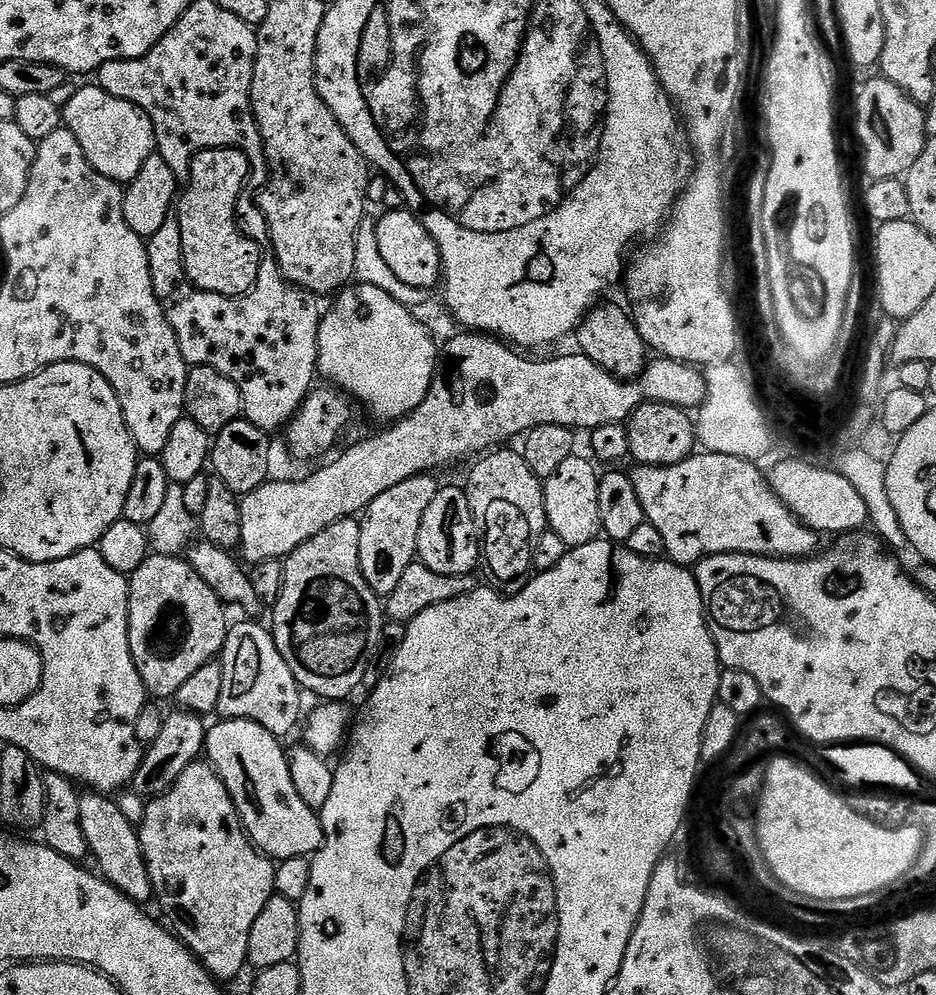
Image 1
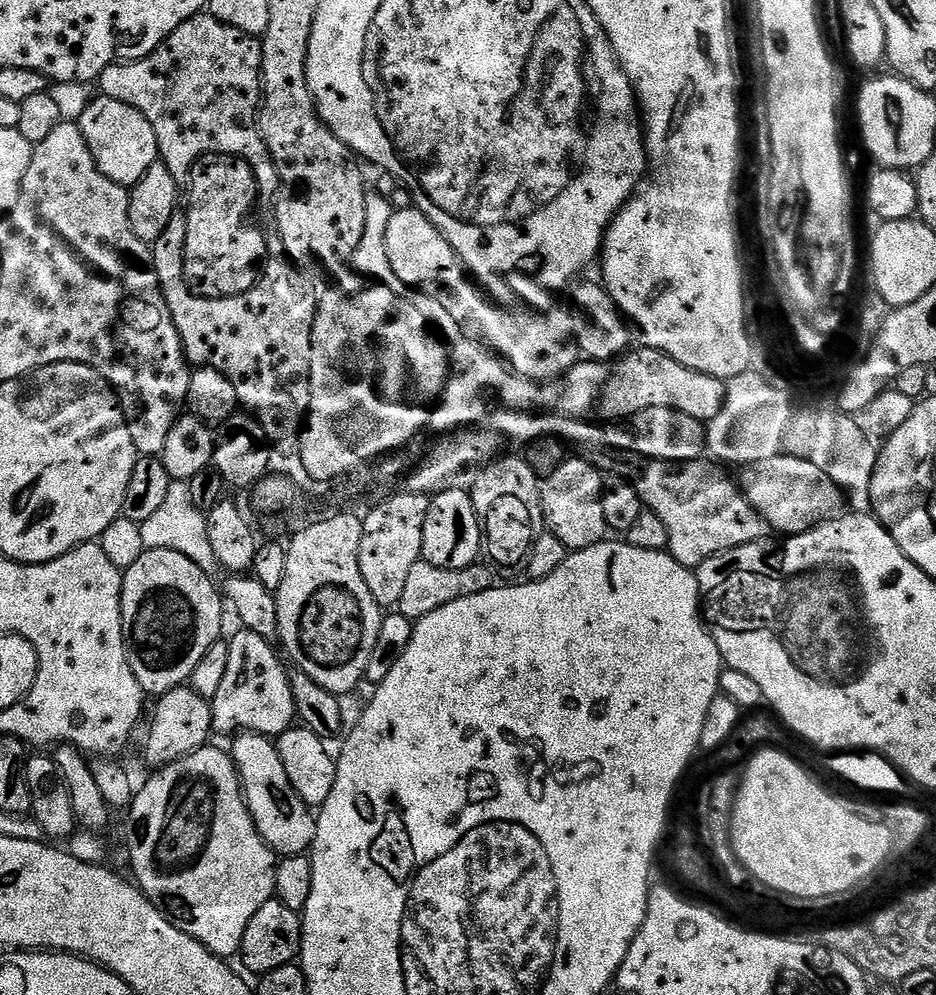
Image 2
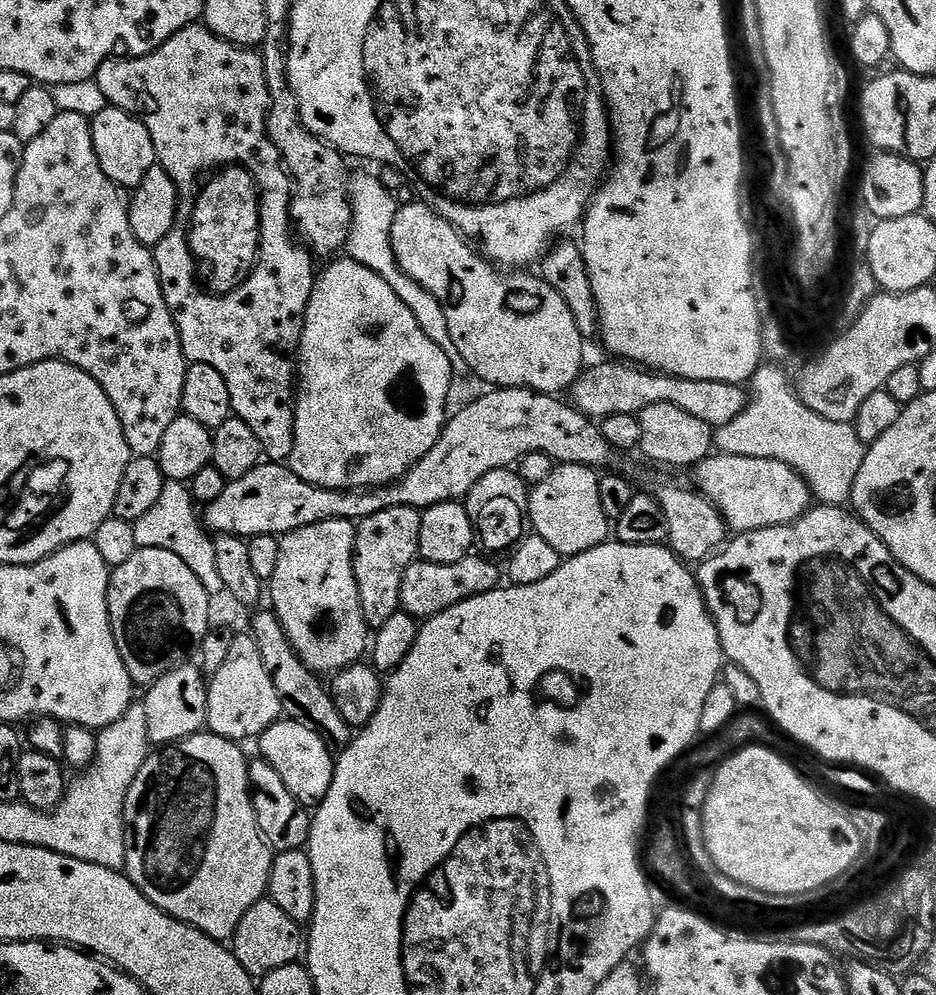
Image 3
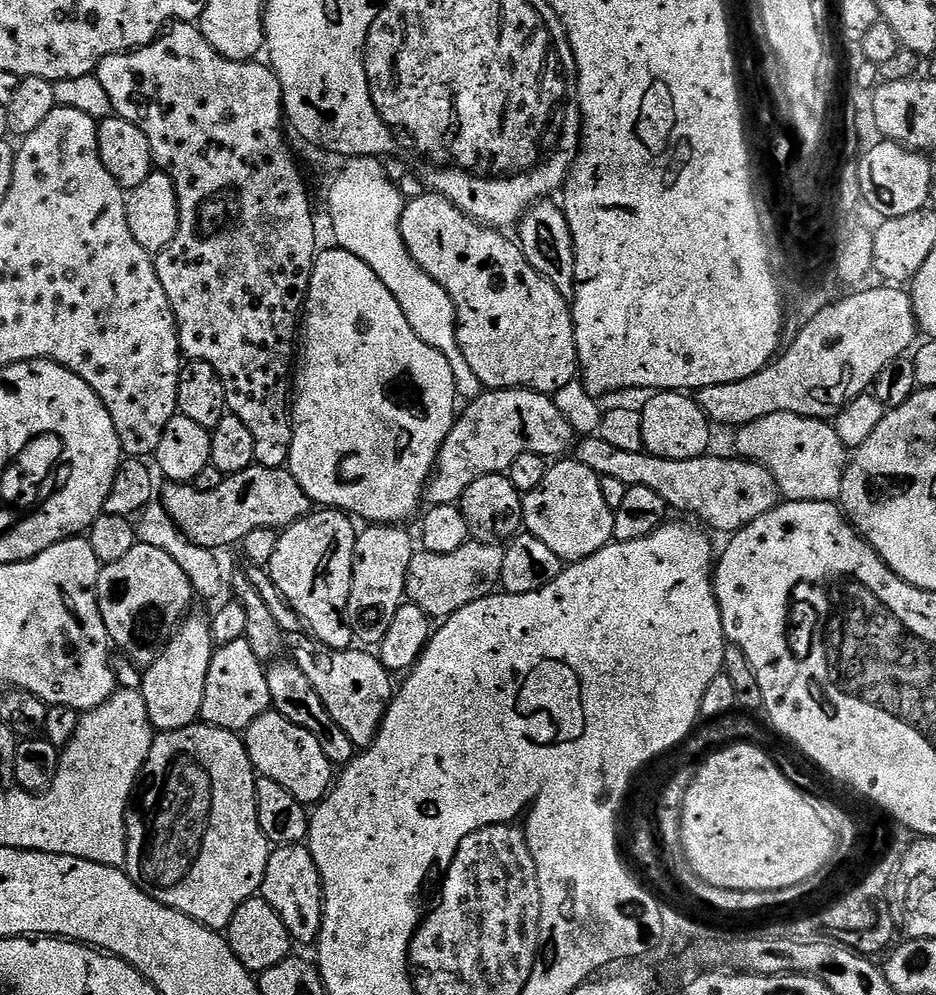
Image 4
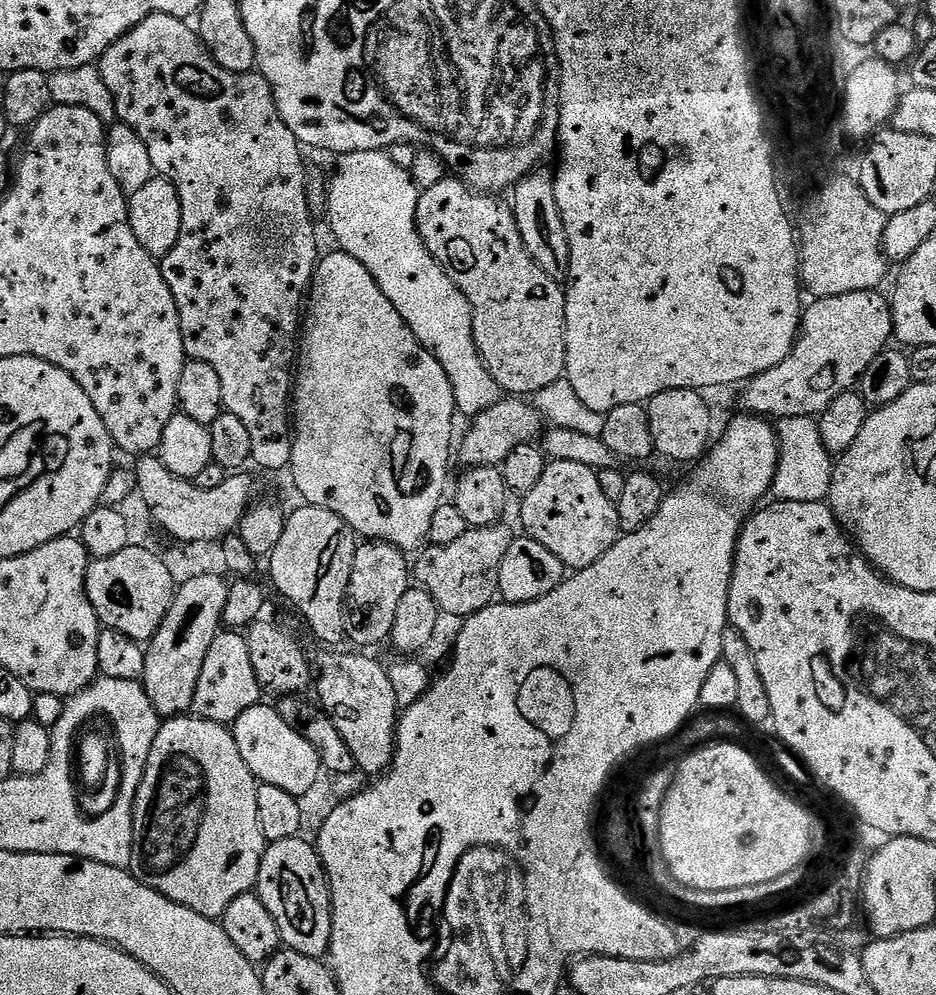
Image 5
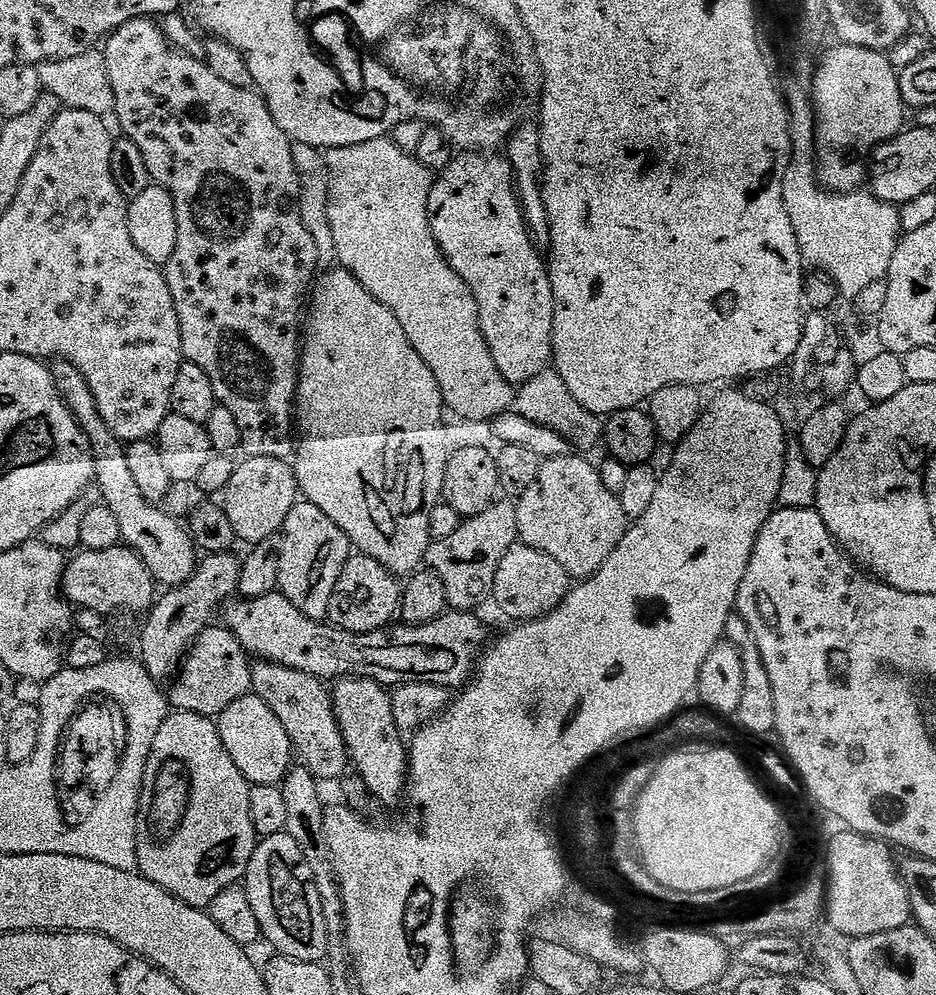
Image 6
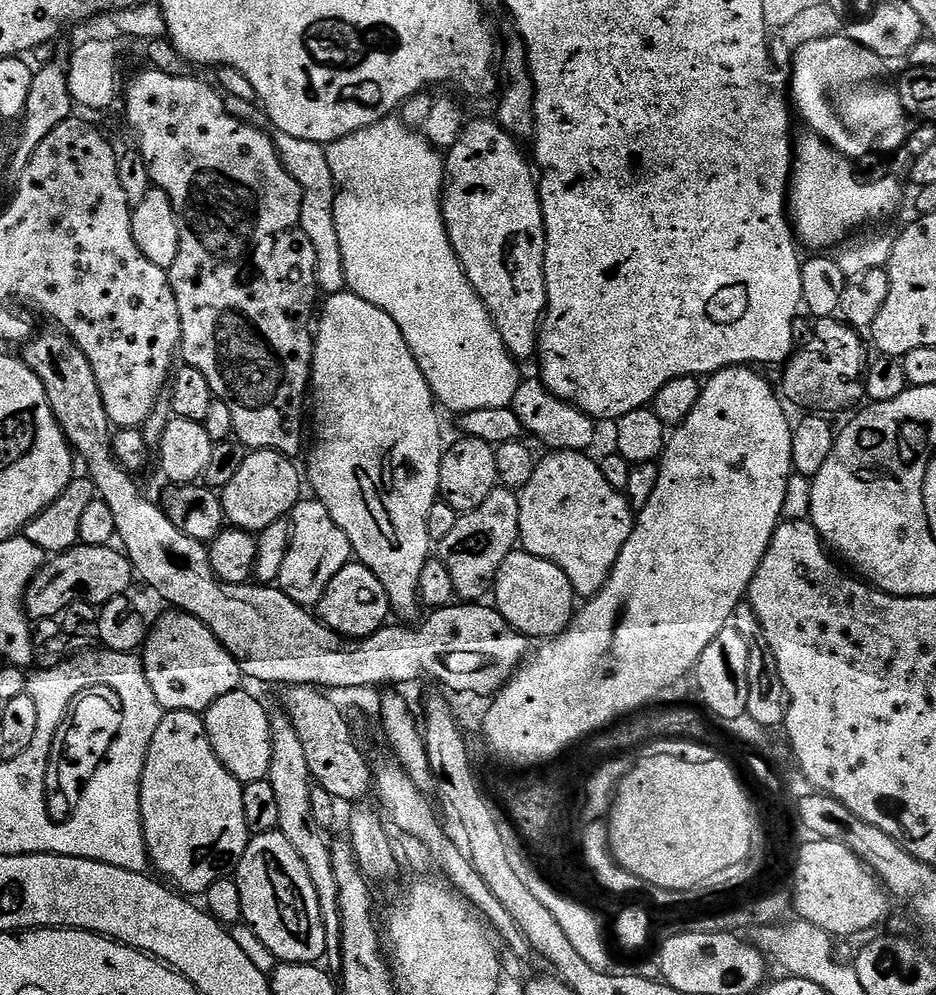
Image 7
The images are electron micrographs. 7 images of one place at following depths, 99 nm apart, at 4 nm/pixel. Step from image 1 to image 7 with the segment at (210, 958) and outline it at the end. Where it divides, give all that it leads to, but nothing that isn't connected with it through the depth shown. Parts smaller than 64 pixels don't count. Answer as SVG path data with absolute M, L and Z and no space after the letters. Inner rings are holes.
M165 712L162 722L158 722L158 730L154 730L154 742L150 742L140 783L140 813L151 867L157 868L165 881L192 898L208 892L214 882L235 873L250 839L246 810L242 810L243 793L244 785L214 754L203 715L199 712Z

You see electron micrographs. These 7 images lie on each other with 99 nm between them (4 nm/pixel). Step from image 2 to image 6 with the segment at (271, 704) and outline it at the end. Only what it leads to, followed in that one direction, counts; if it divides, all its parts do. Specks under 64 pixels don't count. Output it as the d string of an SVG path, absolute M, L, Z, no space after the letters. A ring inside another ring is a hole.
M209 626L202 630L185 656L178 675L171 681L170 704L177 712L216 718L226 710L226 706L230 706L230 702L238 702L238 698L252 691L253 661L227 626L216 627Z

